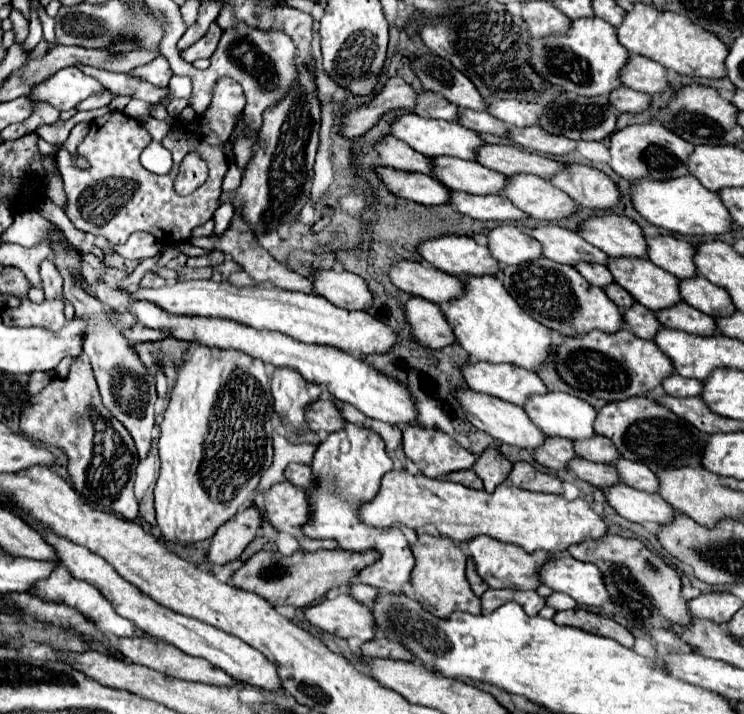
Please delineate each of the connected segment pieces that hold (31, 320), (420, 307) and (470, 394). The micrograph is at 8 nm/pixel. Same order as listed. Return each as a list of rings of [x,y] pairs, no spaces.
[[[21,298],[19,308],[3,308],[1,318],[9,318],[11,326],[41,326],[41,328],[61,328],[67,324],[63,314],[65,302],[61,298],[43,300],[41,304]]]
[[[411,296],[405,302],[403,312],[411,326],[411,336],[419,346],[439,350],[439,348],[455,342],[451,326],[447,324],[447,320],[437,304],[427,302],[425,298],[419,298],[419,296]]]
[[[461,388],[461,390],[455,390],[455,398],[465,414],[465,418],[479,430],[491,434],[493,438],[505,442],[505,444],[511,444],[511,446],[519,446],[519,448],[525,448],[525,450],[533,450],[539,446],[539,442],[545,440],[545,434],[539,432],[539,428],[535,428],[535,424],[531,424],[531,420],[527,420],[525,412],[521,406],[515,406],[511,402],[503,402],[495,396],[489,396],[489,394],[483,394],[483,392],[475,392],[471,388]]]

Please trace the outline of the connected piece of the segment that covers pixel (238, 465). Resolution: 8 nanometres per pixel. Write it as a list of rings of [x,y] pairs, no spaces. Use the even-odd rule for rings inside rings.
[[[197,342],[189,344],[177,368],[177,384],[171,390],[159,436],[161,472],[155,484],[155,512],[167,542],[193,544],[211,540],[215,530],[237,514],[273,462],[271,416],[273,396],[261,360],[239,350],[219,350]]]

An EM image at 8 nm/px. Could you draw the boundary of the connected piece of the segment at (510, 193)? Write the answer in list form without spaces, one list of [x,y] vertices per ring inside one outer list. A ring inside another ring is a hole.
[[[529,174],[509,176],[501,196],[511,200],[519,210],[535,220],[557,220],[567,218],[575,212],[575,202],[555,188],[549,180]]]

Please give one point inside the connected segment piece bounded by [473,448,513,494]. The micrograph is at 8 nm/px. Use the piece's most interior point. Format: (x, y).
(492, 467)

